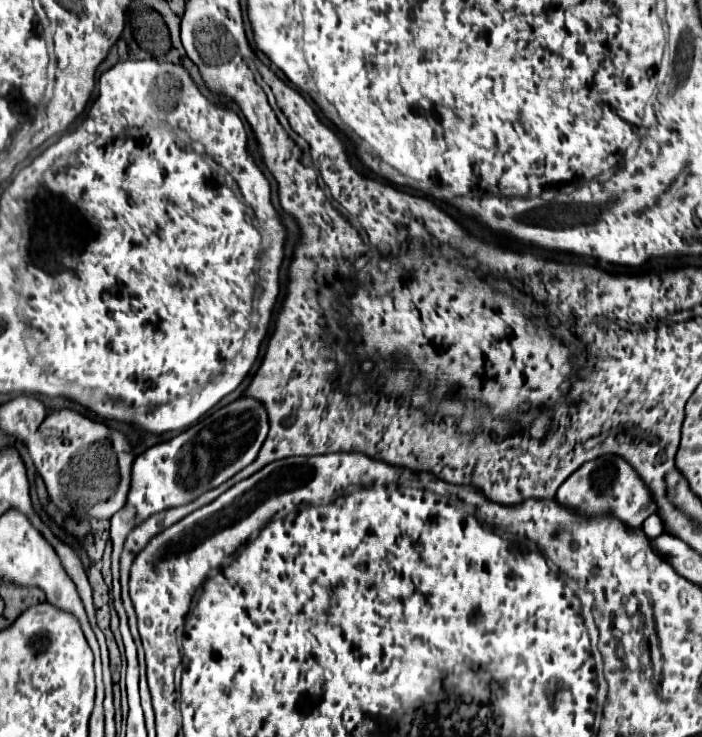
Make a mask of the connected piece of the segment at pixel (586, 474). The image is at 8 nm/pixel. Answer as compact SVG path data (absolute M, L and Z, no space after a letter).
M605 454L585 462L559 486L555 498L565 506L579 508L583 514L589 514L589 516L611 512L629 526L641 526L647 516L659 514L659 508L655 506L655 500L653 500L653 490L649 486L643 486L633 466L617 454Z

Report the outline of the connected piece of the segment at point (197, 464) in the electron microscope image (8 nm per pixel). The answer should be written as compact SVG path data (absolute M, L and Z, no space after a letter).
M243 396L205 416L169 442L155 444L137 456L131 470L131 490L127 494L127 504L111 518L113 546L121 546L131 528L151 514L183 506L203 492L221 486L239 470L247 468L257 458L267 434L269 416L265 404L257 398Z

